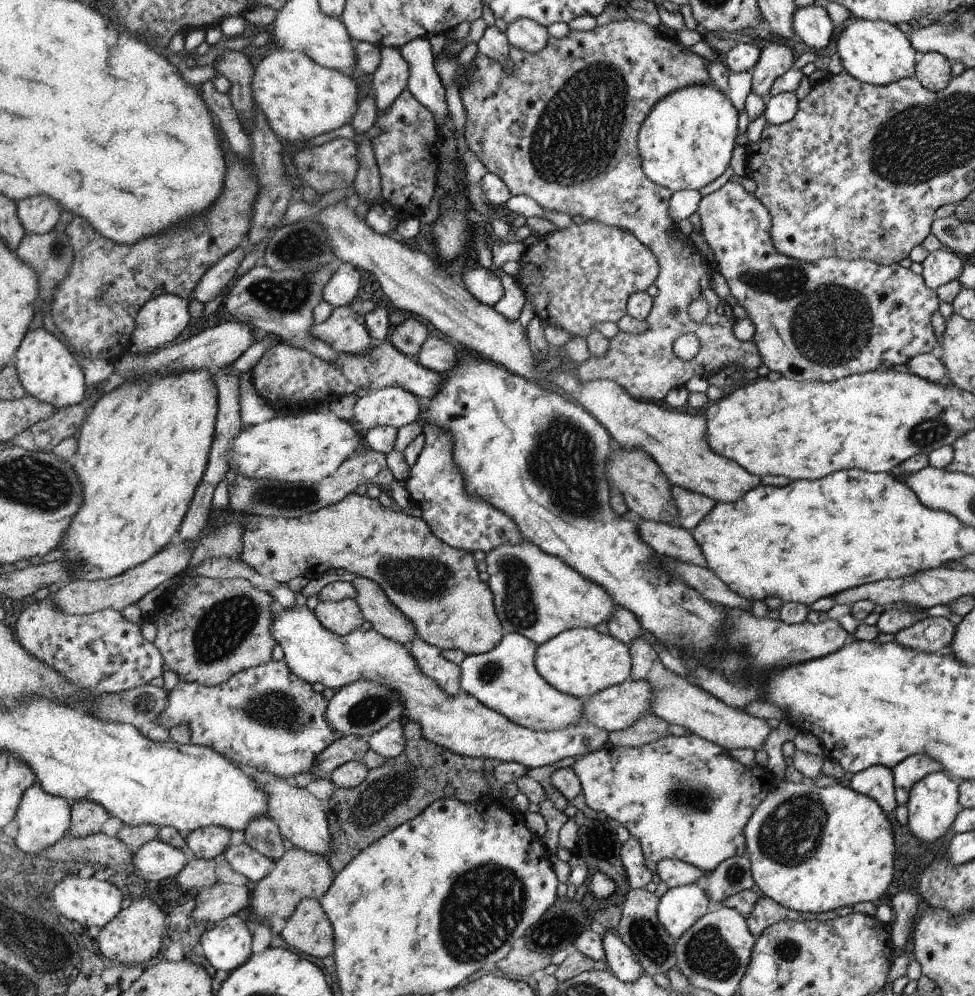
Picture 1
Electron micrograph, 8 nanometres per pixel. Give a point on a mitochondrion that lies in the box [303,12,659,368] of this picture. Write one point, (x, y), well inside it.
(577, 136)

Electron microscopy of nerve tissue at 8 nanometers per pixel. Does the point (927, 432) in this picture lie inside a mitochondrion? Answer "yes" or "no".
yes

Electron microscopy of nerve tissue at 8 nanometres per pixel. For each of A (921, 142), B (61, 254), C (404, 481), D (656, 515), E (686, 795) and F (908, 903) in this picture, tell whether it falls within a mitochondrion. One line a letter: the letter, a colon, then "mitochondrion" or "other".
A: mitochondrion
B: mitochondrion
C: other
D: other
E: mitochondrion
F: other

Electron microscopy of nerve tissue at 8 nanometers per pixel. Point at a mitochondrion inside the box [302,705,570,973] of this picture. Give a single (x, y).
(482, 903)

